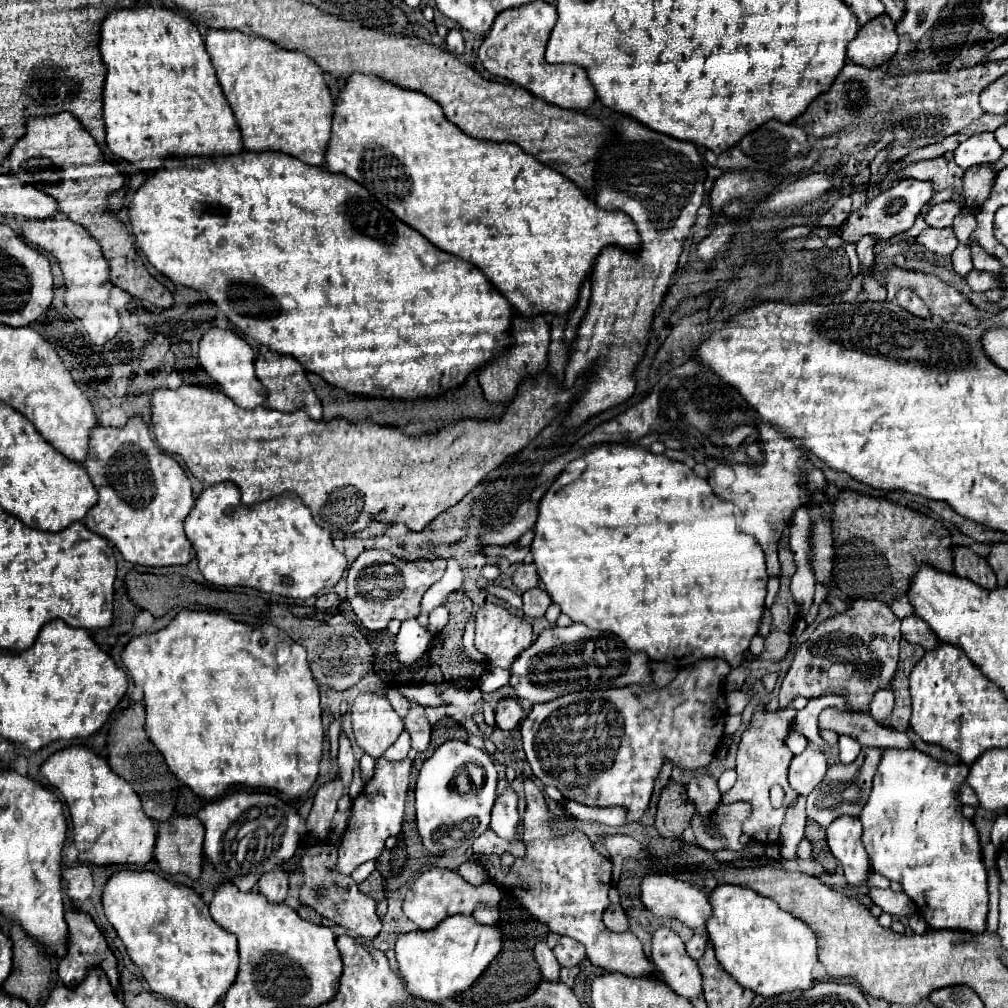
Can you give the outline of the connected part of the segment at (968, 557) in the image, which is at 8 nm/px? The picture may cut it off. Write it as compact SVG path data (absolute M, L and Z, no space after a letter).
M963 546L955 548L953 552L955 552L955 574L957 576L971 580L985 590L997 588L997 578L985 558L977 556L973 550L963 548Z

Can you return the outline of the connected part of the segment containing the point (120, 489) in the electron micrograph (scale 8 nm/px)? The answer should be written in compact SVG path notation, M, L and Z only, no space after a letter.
M131 418L125 428L97 426L89 438L85 470L99 492L97 506L85 516L89 530L111 540L131 564L159 568L191 560L191 544L183 532L183 520L195 504L191 482L179 462L157 446L143 418Z

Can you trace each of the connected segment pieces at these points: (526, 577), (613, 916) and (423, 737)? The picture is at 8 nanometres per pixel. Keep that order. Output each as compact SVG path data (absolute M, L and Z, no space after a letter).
M519 564L517 572L513 576L513 584L521 590L527 592L531 588L535 588L539 584L539 574L537 568L533 568L533 564Z
M617 904L609 906L609 910L605 912L603 916L603 922L605 926L611 930L611 932L627 932L629 930L629 920L627 920L627 914L623 912L623 908Z
M415 702L411 704L411 710L405 718L405 730L411 734L411 748L415 748L417 752L425 752L431 738L431 726L429 726L423 706Z

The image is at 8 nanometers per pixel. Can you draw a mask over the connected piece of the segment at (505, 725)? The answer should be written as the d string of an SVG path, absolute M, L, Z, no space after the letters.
M503 698L497 704L495 710L495 720L497 720L497 728L501 730L513 730L519 726L519 722L523 720L525 712L521 708L521 704L515 698Z

